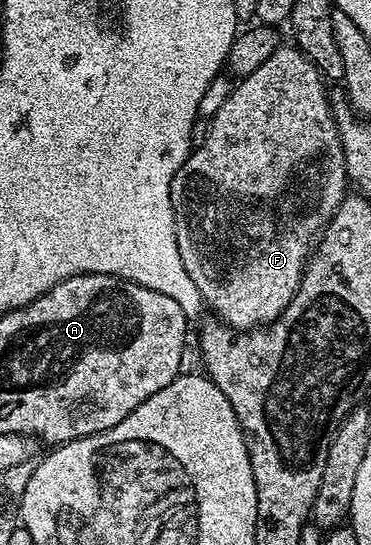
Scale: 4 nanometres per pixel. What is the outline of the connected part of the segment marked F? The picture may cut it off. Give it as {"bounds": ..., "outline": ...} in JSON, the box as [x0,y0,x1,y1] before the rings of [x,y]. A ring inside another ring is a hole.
{"bounds":[170,43,350,331],"outline":[[[288,43],[281,44],[274,55],[270,55],[270,59],[266,59],[266,63],[258,67],[258,71],[235,82],[230,99],[226,99],[222,108],[207,122],[208,134],[205,135],[204,142],[201,145],[199,142],[193,148],[172,180],[170,199],[176,216],[176,238],[178,255],[182,255],[182,267],[186,267],[186,275],[194,279],[194,287],[198,287],[201,302],[207,308],[209,305],[216,312],[213,314],[234,330],[247,331],[267,327],[280,318],[282,311],[286,311],[290,299],[294,299],[298,291],[308,258],[312,256],[318,238],[323,234],[328,220],[336,214],[336,208],[345,199],[344,188],[349,188],[350,180],[344,162],[342,139],[332,114],[330,93],[324,90],[324,85],[326,86],[326,81],[320,70],[301,49]]]}

